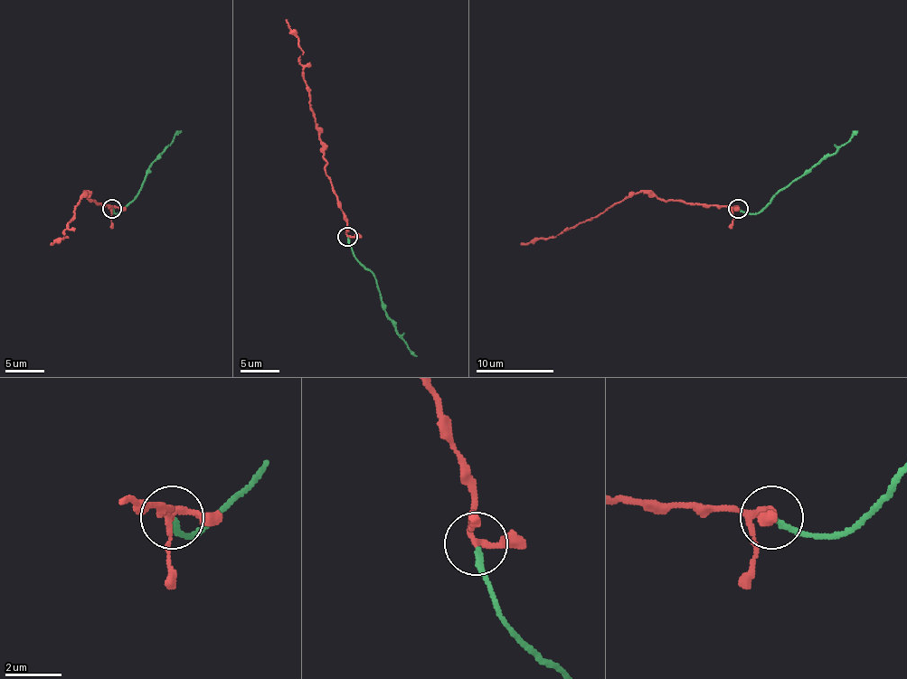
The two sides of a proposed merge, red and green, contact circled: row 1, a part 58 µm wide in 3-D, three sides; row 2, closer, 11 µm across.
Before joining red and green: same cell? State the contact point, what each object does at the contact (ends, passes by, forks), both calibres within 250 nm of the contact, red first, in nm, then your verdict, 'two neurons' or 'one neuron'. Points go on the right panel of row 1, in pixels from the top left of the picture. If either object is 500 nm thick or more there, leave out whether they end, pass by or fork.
(738, 209) | red forks | green ends | 170/190 nm | one neuron

